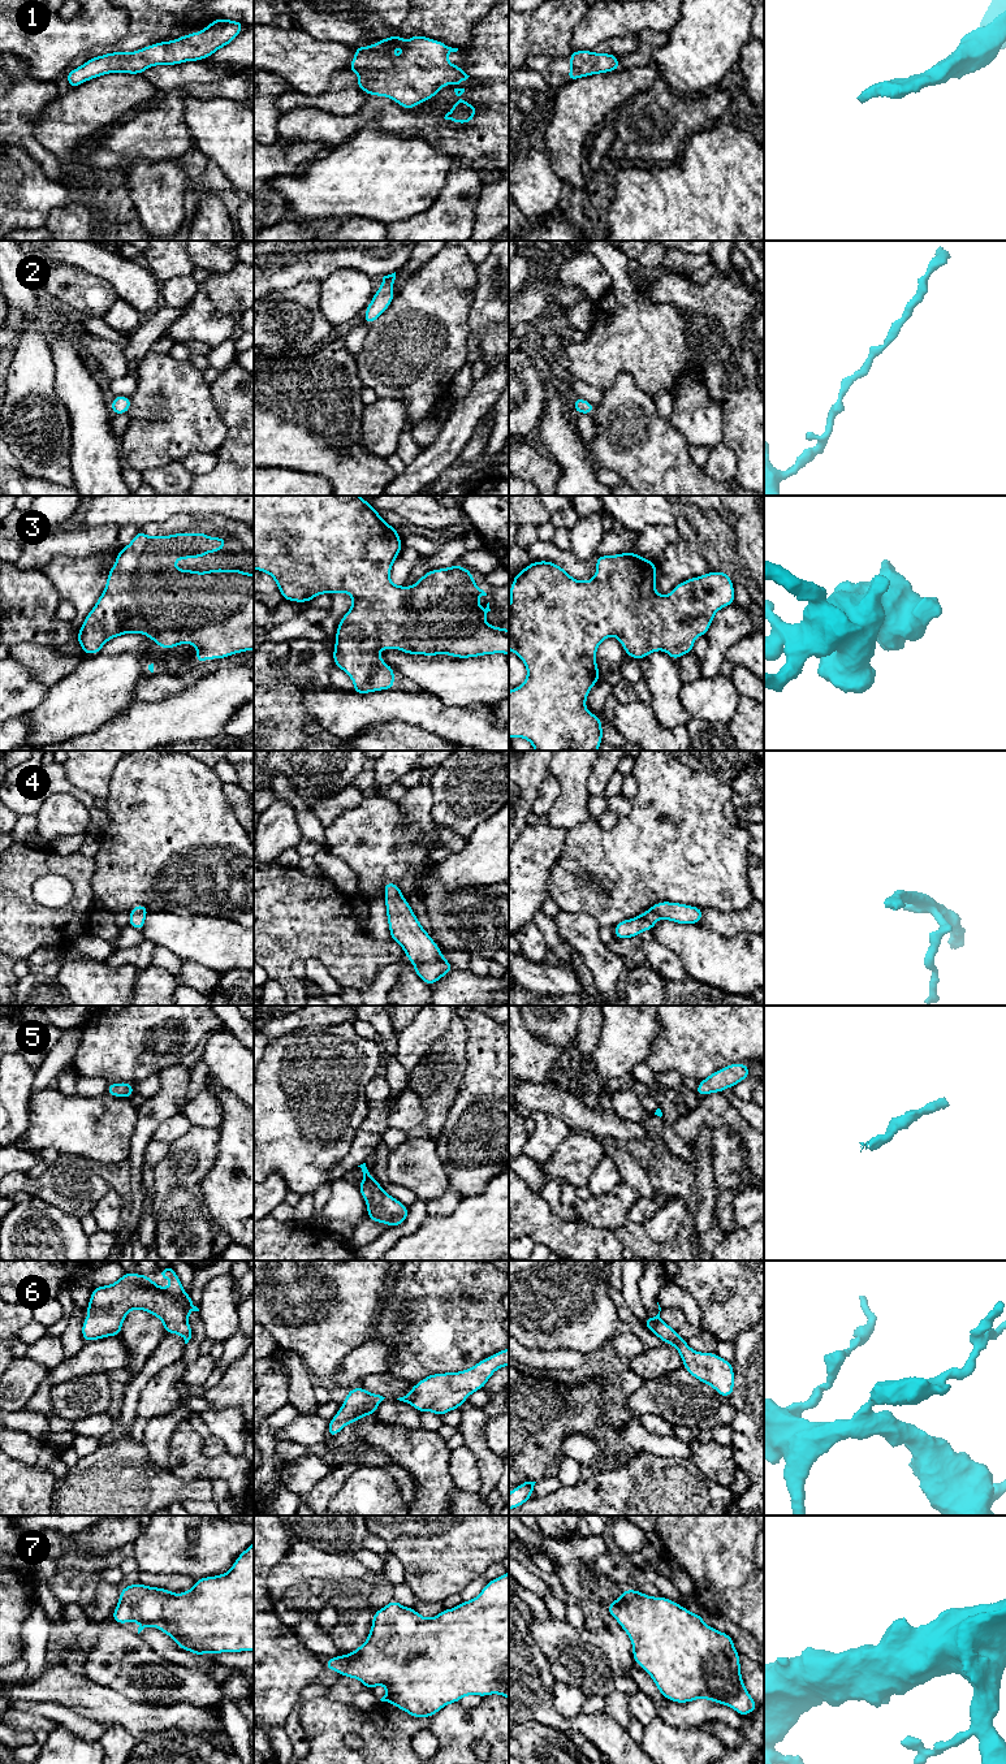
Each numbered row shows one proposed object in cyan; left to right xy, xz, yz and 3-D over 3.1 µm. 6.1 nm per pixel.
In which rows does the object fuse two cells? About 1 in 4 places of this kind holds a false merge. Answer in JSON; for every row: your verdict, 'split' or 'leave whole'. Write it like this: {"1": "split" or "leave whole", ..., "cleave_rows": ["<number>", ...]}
{"1": "leave whole", "2": "leave whole", "3": "leave whole", "4": "leave whole", "5": "leave whole", "6": "leave whole", "7": "leave whole", "cleave_rows": []}

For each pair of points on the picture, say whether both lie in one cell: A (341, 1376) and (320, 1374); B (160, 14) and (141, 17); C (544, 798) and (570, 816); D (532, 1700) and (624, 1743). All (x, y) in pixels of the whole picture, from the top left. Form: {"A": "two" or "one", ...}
{"A": "two", "B": "one", "C": "two", "D": "one"}

